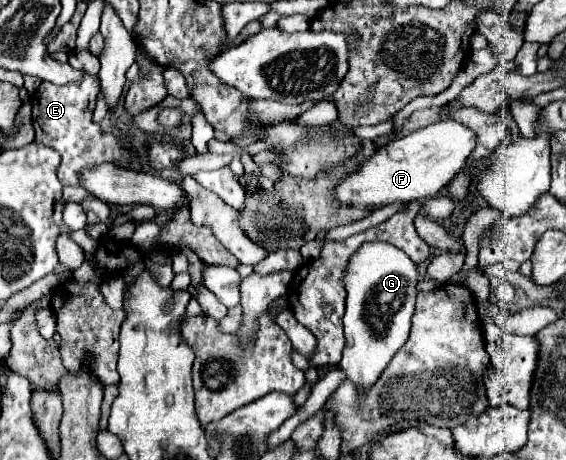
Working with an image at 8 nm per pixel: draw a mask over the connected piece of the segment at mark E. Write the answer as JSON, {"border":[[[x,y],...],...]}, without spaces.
{"border":[[[84,72],[82,82],[56,86],[42,82],[32,94],[32,124],[36,130],[36,140],[58,150],[62,164],[58,168],[58,178],[64,186],[78,186],[78,172],[84,166],[124,160],[128,154],[118,146],[118,140],[112,134],[104,134],[98,124],[92,122],[92,112],[98,96],[98,78]]]}

